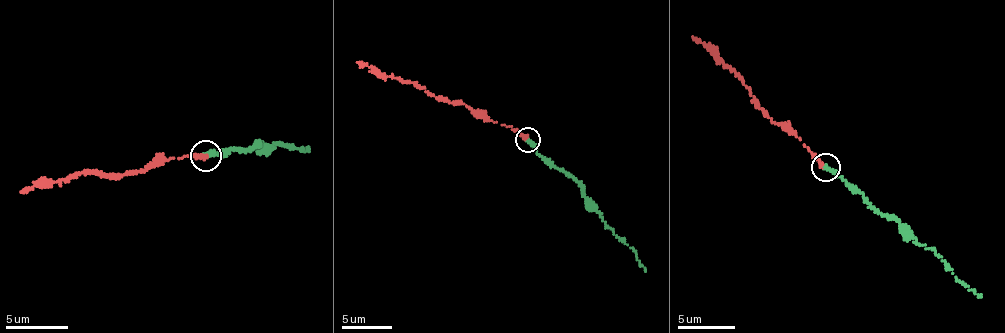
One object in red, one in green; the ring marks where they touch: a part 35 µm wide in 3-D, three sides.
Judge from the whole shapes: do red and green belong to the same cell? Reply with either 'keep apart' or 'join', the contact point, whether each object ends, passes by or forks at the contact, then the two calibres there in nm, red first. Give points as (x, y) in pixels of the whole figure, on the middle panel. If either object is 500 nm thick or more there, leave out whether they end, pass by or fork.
join; at (527, 140); red ends there; green ends there; 280 nm thick on the red side, 300 nm on the other

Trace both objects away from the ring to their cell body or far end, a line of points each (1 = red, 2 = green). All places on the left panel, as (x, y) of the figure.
1: (203, 156), (162, 161), (139, 171), (109, 175), (82, 172), (21, 192)
2: (206, 156), (255, 145), (308, 149)

